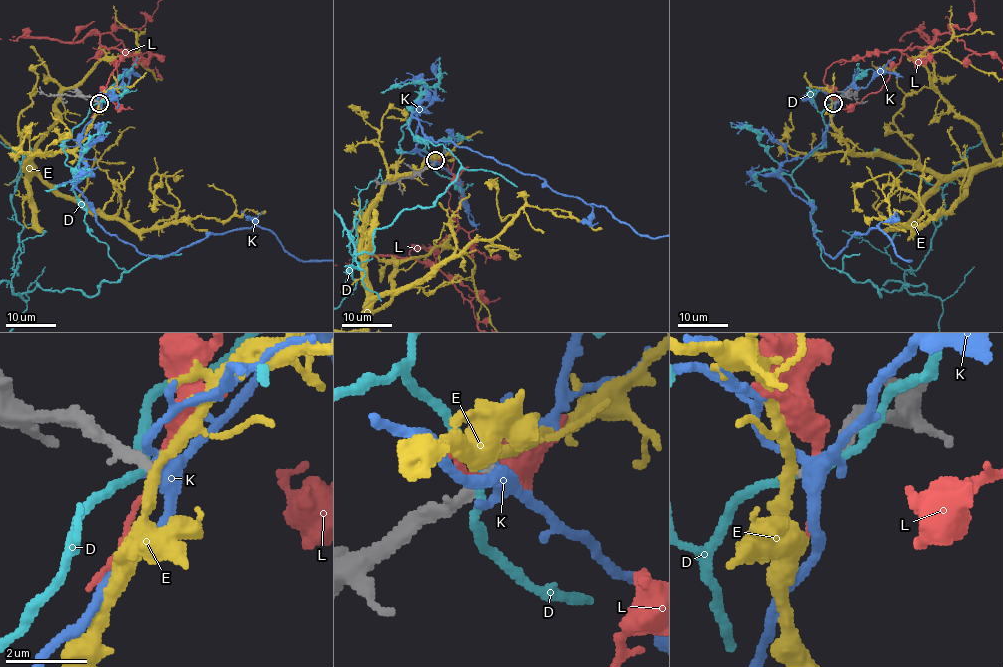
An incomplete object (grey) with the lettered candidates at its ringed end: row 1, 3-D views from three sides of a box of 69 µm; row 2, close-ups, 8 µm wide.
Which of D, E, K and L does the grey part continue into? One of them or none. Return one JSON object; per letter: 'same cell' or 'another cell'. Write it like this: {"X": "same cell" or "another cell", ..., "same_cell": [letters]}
{"D": "another cell", "E": "another cell", "K": "another cell", "L": "another cell", "same_cell": []}

